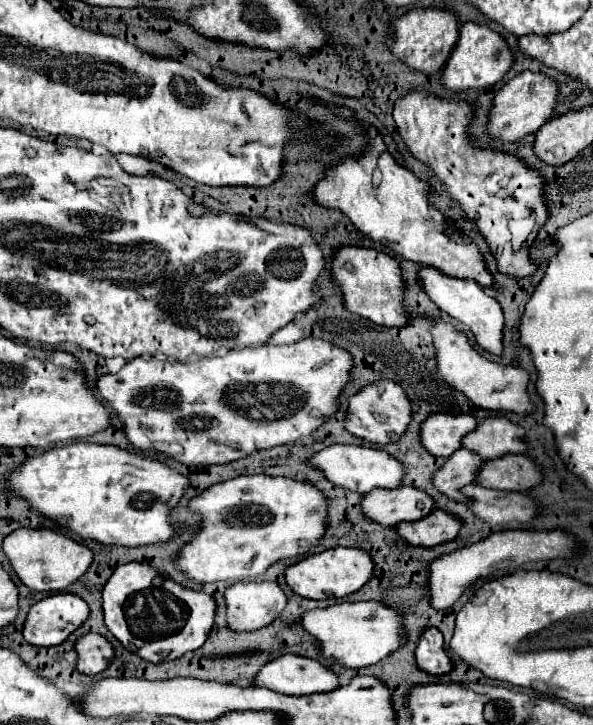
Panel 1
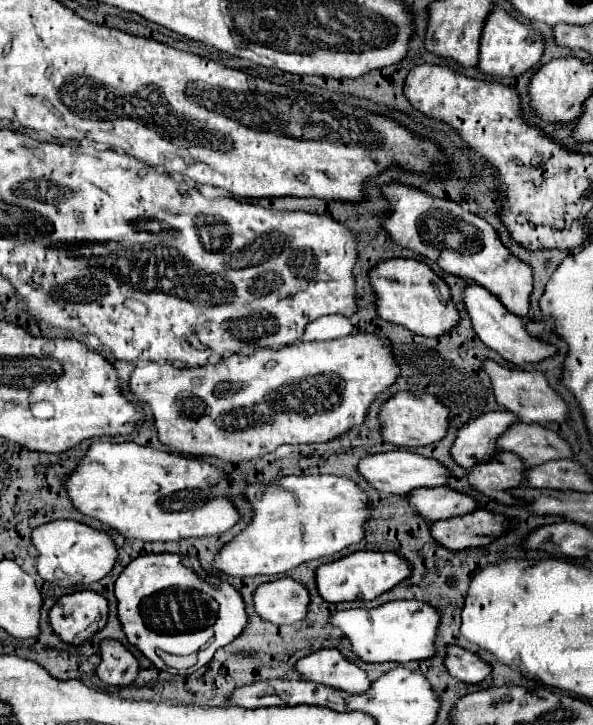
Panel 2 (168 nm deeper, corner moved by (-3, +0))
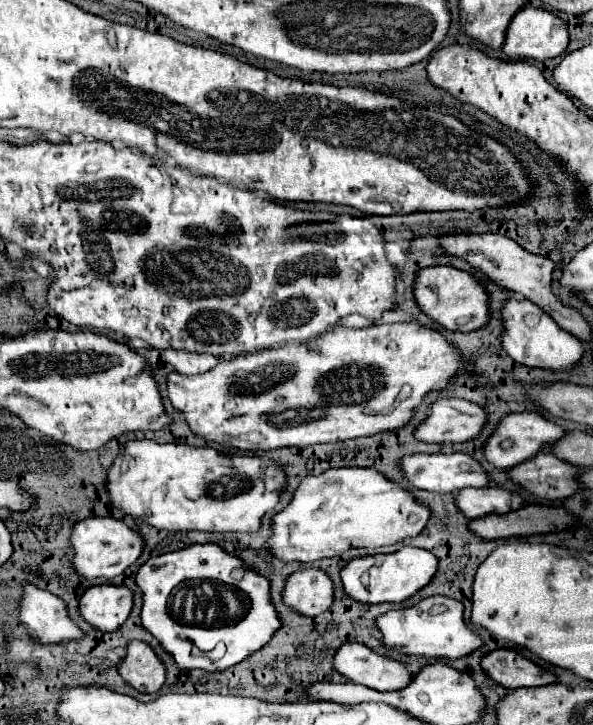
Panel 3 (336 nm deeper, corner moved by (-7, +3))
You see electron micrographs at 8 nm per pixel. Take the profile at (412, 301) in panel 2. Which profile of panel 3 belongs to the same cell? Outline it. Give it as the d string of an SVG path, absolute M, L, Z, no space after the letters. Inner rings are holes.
M423 267L415 275L413 295L417 307L447 331L475 331L487 323L487 295L485 289L469 273L455 267Z

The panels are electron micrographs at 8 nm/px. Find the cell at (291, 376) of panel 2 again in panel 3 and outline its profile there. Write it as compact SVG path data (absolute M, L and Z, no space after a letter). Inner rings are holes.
M417 323L371 325L367 329L337 325L313 343L285 345L247 357L225 359L219 361L217 367L191 377L173 371L167 375L167 389L171 405L183 415L193 435L261 455L287 445L307 447L399 429L411 419L413 409L427 391L445 389L449 385L449 379L461 367L459 361L455 347L451 347L441 333Z

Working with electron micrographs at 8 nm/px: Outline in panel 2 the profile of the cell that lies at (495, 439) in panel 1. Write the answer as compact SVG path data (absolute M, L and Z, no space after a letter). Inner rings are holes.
M515 424L501 438L499 448L503 452L515 452L523 456L523 462L529 466L539 466L549 460L573 458L573 448L561 438L557 432L541 426L541 424Z

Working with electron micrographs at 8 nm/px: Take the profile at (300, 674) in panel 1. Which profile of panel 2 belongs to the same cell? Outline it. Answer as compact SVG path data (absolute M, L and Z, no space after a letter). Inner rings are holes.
M325 648L297 662L297 670L305 680L329 684L349 694L363 694L371 688L367 674L349 662L337 648Z

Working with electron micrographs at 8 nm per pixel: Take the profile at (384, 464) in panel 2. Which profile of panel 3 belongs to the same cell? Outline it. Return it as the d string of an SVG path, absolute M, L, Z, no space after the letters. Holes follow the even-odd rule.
M413 453L405 455L399 461L399 467L407 479L409 485L415 489L425 489L425 491L435 491L435 493L453 493L465 487L487 487L489 479L485 471L479 467L475 459L471 459L465 453Z

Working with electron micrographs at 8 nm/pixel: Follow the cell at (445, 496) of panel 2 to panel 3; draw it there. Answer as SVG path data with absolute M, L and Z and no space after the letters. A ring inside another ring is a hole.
M479 487L479 489L463 489L457 493L455 497L455 507L459 507L459 511L463 511L463 515L467 515L467 519L477 519L477 517L485 517L489 513L507 513L513 509L523 507L523 499L513 493L507 491L503 487Z

